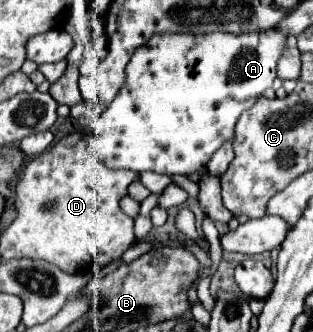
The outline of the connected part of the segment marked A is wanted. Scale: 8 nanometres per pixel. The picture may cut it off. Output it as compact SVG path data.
M269 29L269 31L253 31L253 33L243 33L243 35L233 35L233 33L205 33L205 35L193 35L193 33L157 33L153 35L145 45L135 49L135 55L131 57L131 61L127 63L127 73L125 73L125 81L123 87L119 89L119 93L115 95L115 99L109 103L109 109L105 109L97 119L91 121L91 149L97 153L97 157L109 167L109 169L131 169L137 173L143 171L153 171L153 173L163 173L163 175L191 175L201 171L207 161L211 159L211 155L233 137L233 129L235 123L241 116L241 112L252 107L259 95L263 95L265 89L269 89L277 77L277 63L283 55L283 51L287 49L289 37L277 29Z

